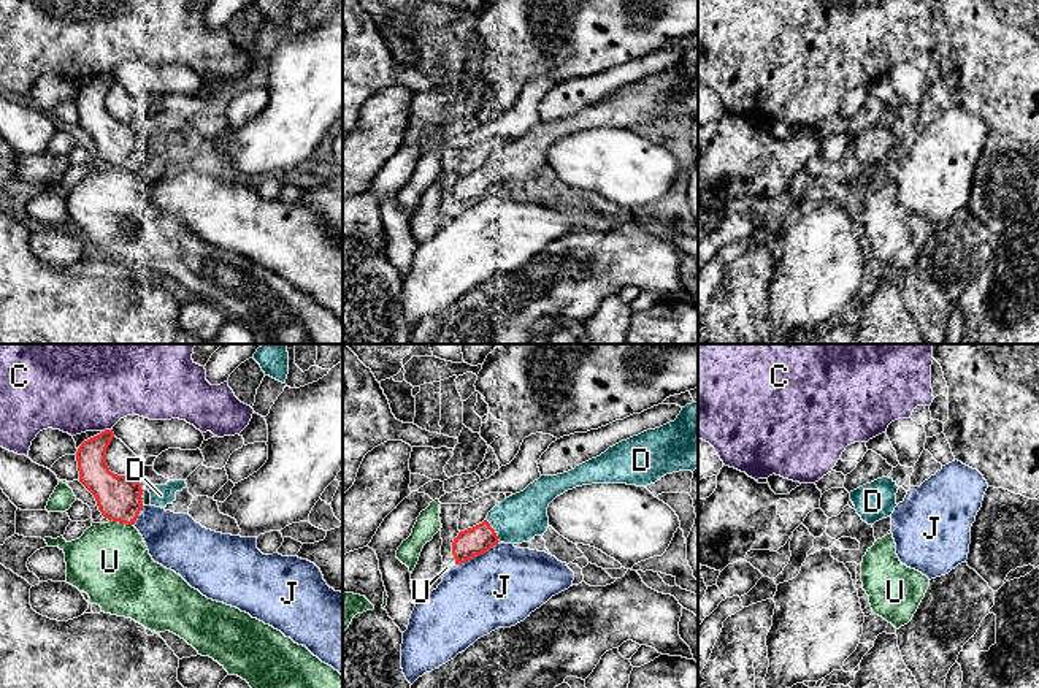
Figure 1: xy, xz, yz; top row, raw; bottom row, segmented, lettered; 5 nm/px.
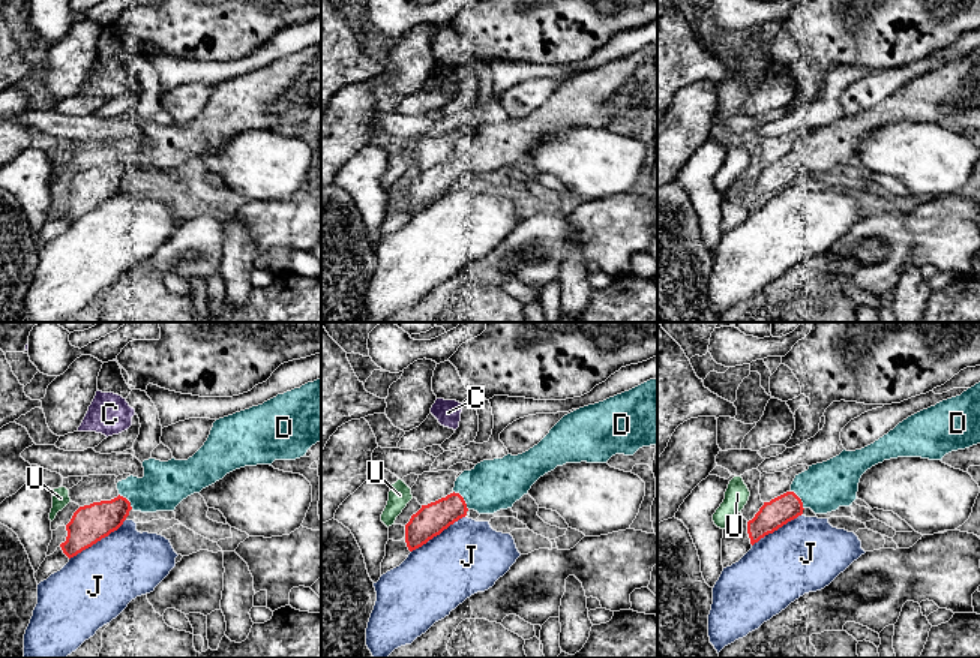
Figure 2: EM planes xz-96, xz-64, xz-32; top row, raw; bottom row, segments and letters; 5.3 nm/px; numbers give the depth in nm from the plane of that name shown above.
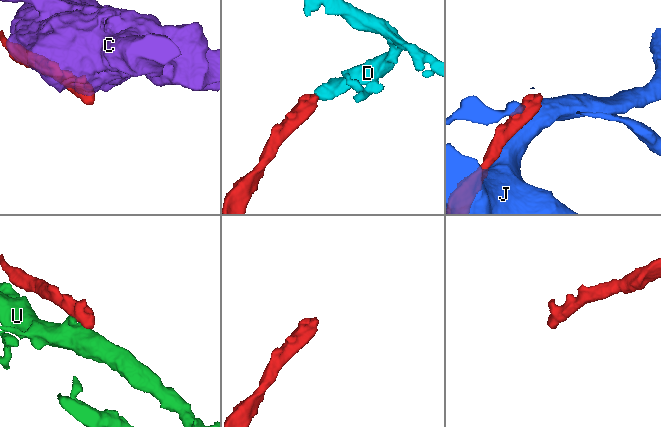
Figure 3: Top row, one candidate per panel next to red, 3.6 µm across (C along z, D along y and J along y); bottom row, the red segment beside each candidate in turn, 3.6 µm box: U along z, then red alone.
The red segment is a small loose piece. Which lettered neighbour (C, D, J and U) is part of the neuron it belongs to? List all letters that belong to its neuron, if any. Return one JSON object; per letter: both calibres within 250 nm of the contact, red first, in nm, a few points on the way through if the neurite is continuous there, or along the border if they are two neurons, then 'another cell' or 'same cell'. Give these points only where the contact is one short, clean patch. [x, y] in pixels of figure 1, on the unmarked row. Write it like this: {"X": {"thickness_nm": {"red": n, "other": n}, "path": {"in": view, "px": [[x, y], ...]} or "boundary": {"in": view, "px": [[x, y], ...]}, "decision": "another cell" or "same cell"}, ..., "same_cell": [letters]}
{"C": {"thickness_nm": {"red": 160, "other": 400}, "decision": "another cell"}, "D": {"thickness_nm": {"red": 150, "other": 240}, "decision": "same cell"}, "J": {"thickness_nm": {"red": 150, "other": 400}, "decision": "another cell"}, "U": {"thickness_nm": {"red": 220, "other": 400}, "decision": "another cell"}, "same_cell": ["D"]}

